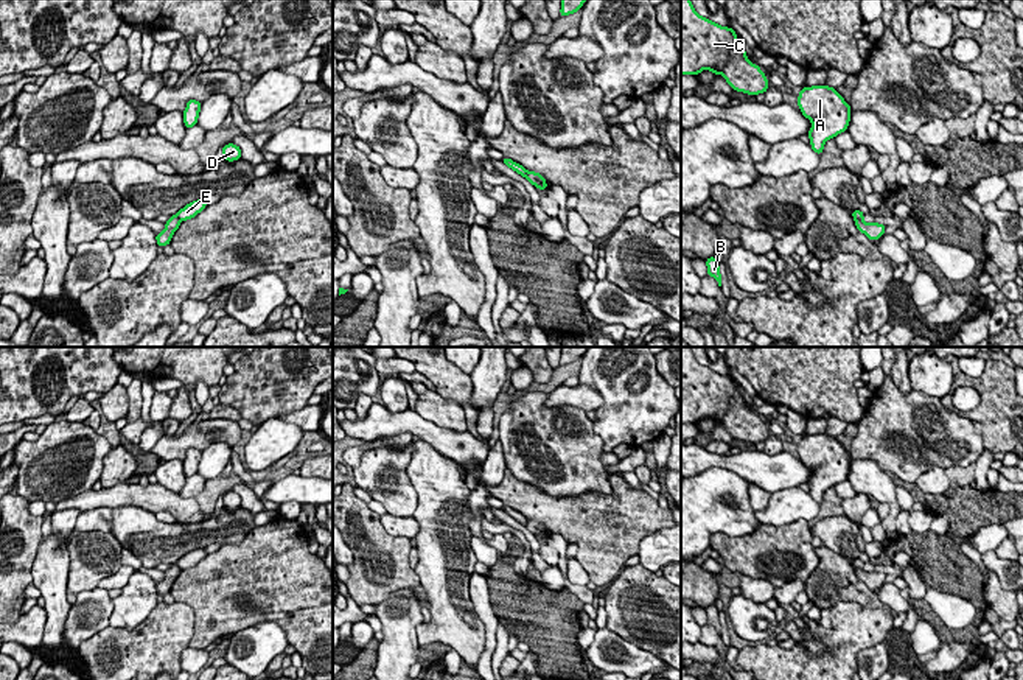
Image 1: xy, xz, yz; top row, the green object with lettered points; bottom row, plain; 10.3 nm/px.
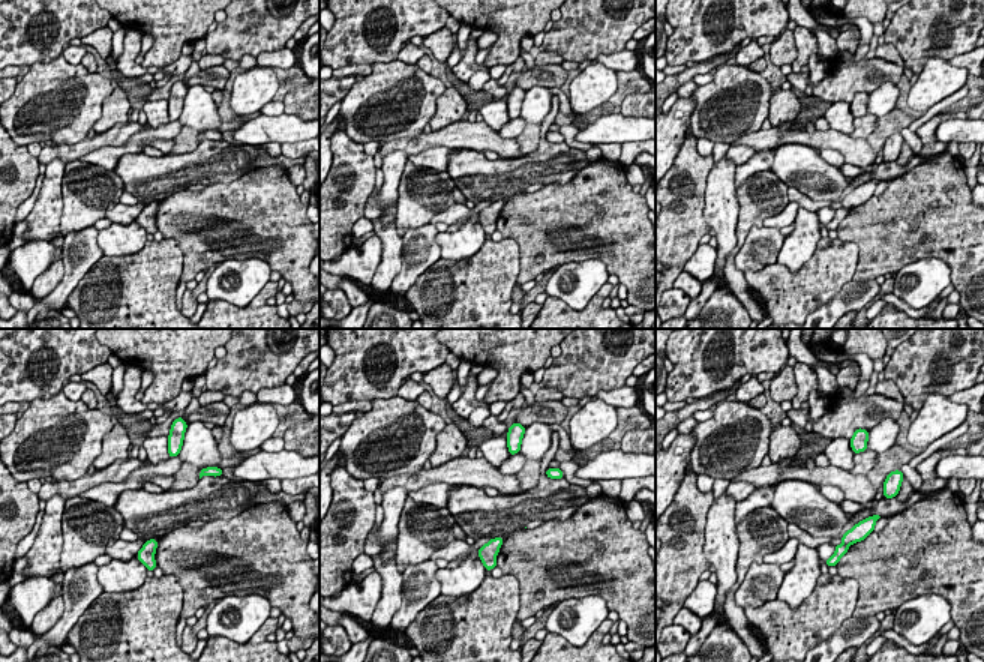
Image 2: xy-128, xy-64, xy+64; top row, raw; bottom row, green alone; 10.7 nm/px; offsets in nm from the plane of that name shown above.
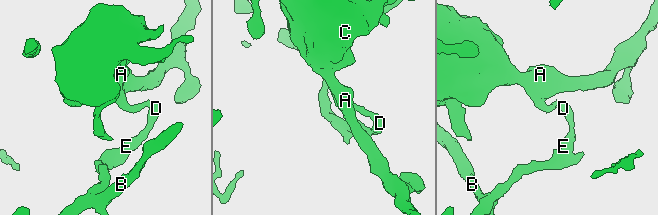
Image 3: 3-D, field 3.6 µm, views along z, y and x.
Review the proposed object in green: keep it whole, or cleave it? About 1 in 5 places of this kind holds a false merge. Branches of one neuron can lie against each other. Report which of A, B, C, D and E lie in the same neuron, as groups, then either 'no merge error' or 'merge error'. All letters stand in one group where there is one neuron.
A C D E / B | merge error

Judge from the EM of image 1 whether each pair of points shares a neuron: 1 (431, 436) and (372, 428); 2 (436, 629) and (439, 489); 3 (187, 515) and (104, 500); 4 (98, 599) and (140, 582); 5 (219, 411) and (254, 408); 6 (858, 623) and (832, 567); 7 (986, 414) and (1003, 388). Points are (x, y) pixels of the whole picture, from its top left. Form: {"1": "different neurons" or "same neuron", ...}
{"1": "same neuron", "2": "same neuron", "3": "same neuron", "4": "different neurons", "5": "different neurons", "6": "different neurons", "7": "same neuron"}

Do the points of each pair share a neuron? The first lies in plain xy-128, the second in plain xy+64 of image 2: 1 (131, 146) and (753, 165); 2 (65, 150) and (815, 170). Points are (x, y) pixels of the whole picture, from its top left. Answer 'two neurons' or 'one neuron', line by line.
1: one neuron
2: two neurons

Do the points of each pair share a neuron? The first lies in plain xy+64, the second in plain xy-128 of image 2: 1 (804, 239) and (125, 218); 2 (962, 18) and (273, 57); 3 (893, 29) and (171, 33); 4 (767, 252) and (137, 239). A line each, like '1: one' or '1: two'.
1: two
2: two
3: two
4: two

